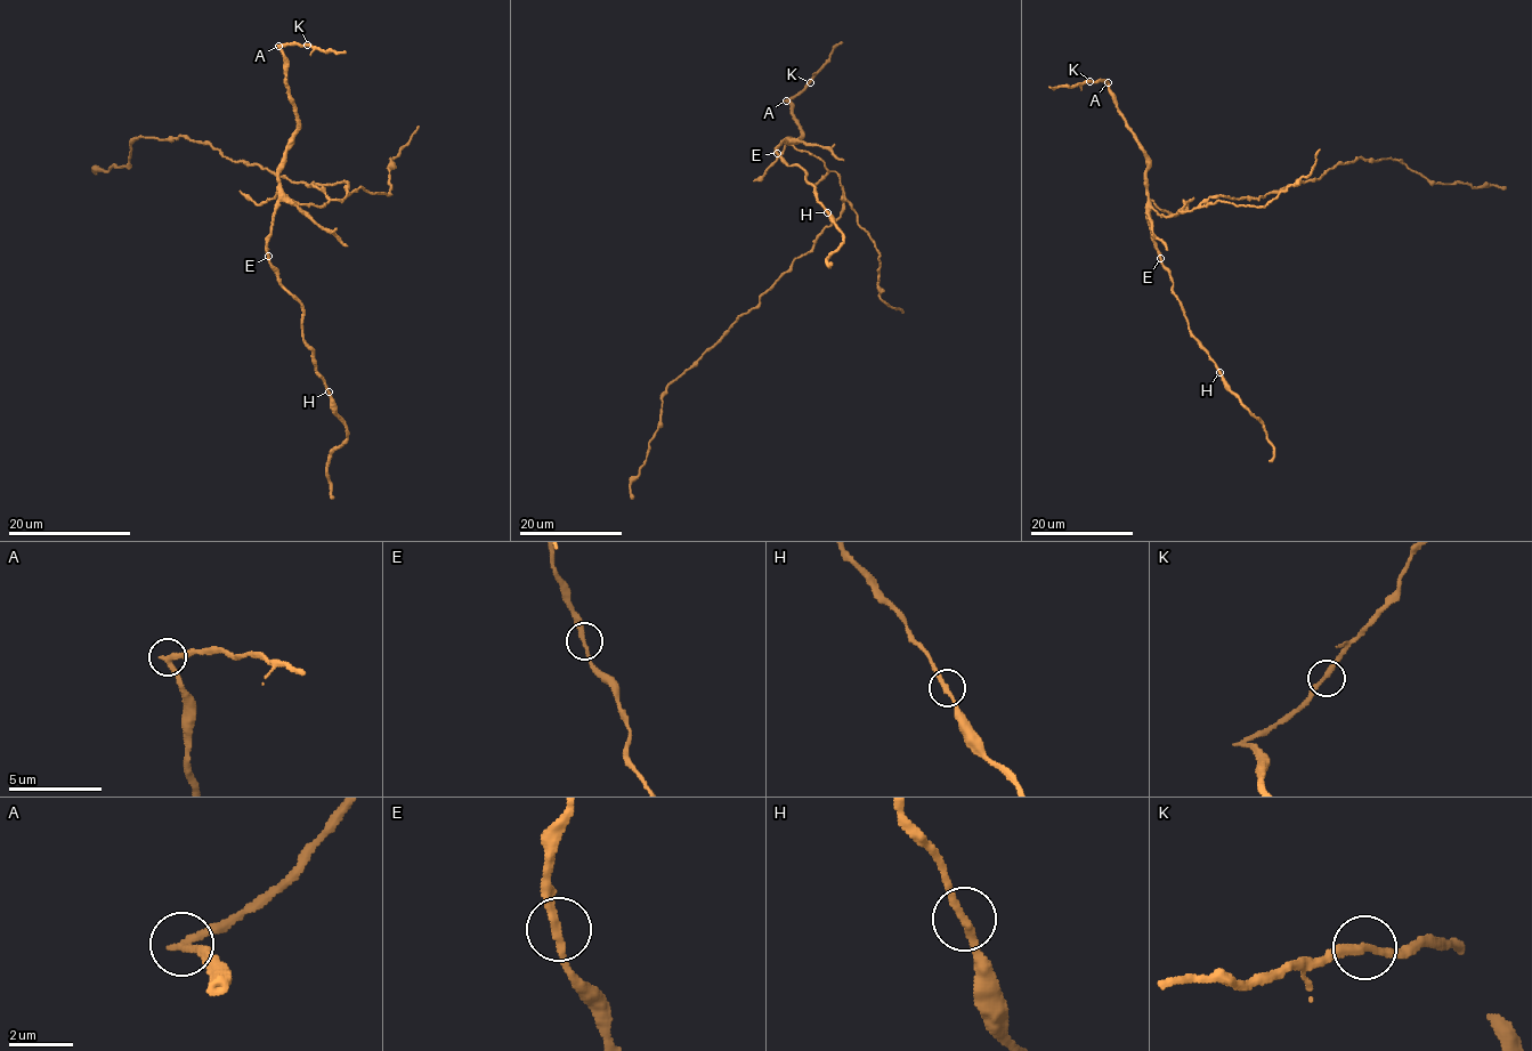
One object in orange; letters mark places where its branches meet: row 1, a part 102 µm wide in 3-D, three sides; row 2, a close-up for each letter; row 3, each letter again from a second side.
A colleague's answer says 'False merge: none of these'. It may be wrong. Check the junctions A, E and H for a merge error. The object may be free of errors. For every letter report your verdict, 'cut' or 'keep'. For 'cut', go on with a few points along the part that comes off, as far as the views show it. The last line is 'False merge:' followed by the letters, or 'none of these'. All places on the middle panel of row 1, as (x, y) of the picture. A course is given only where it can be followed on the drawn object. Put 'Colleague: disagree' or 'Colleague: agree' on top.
Colleague: disagree
A: cut; course (786, 100), (804, 88), (842, 41)
E: keep
H: keep
False merge: A

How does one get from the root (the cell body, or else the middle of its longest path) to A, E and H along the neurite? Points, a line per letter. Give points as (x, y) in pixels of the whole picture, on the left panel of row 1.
A: (347, 187), (342, 200), (324, 205), (293, 202), (282, 192), (277, 166), (298, 116), (280, 46)
E: (347, 187), (342, 200), (331, 200), (324, 205), (298, 204), (285, 196), (275, 211), (267, 242), (268, 256)
H: (347, 187), (342, 200), (324, 205), (285, 196), (267, 242), (280, 282), (301, 304), (302, 339), (329, 391)

